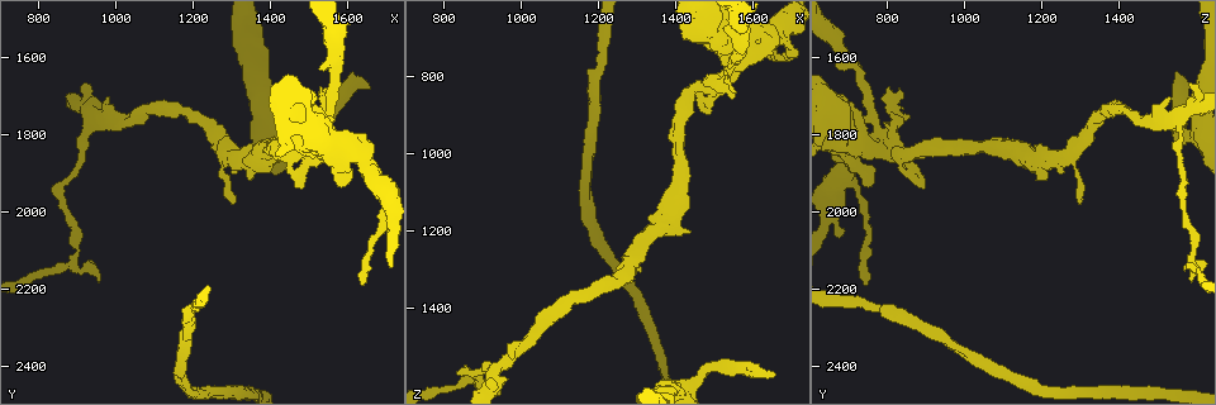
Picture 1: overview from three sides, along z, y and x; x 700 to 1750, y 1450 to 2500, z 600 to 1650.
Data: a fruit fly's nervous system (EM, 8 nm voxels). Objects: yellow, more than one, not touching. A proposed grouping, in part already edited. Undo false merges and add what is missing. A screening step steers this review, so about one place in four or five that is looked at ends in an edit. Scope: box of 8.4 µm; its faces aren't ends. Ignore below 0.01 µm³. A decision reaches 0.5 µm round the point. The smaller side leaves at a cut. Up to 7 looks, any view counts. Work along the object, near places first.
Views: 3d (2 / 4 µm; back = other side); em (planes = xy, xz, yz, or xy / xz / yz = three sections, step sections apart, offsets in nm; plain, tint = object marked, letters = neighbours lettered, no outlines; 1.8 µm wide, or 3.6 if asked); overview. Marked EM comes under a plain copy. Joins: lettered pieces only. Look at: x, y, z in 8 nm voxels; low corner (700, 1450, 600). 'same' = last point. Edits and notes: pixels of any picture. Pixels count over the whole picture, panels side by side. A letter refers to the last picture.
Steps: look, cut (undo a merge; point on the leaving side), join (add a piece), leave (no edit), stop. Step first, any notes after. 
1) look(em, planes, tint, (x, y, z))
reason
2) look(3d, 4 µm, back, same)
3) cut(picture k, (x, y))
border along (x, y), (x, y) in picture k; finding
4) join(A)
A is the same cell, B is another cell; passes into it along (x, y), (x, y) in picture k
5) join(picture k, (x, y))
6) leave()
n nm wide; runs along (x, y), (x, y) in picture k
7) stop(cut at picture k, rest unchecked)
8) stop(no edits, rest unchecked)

look(3d, 2 µm, back, (1545, 1685, 830))
free end

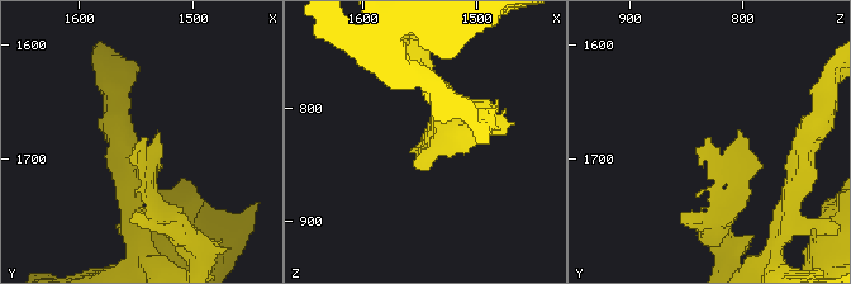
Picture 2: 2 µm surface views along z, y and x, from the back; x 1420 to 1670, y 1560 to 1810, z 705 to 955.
look(em, planes, letters, (1544, 1680, 830))
shape alone is not enough

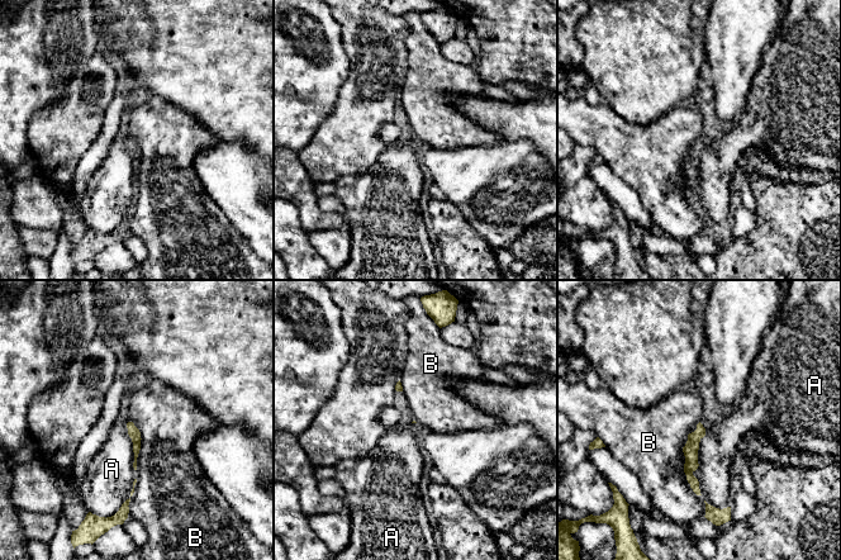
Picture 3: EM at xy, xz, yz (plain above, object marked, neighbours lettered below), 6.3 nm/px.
leave()
A touches over 420 nm; A and B are other cells; no lettered piece goes on from it

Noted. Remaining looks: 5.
look(3d, 4 µm, (1295, 1845, 1270))
sudden change in width

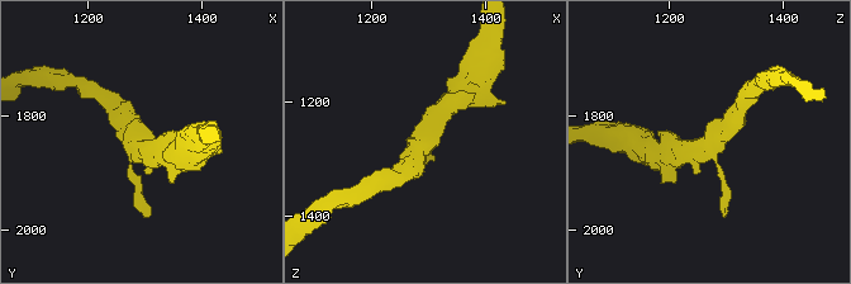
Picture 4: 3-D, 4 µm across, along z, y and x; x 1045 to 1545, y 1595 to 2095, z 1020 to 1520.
look(em, yz, step 8, tint, (1290, 1845, 1270))

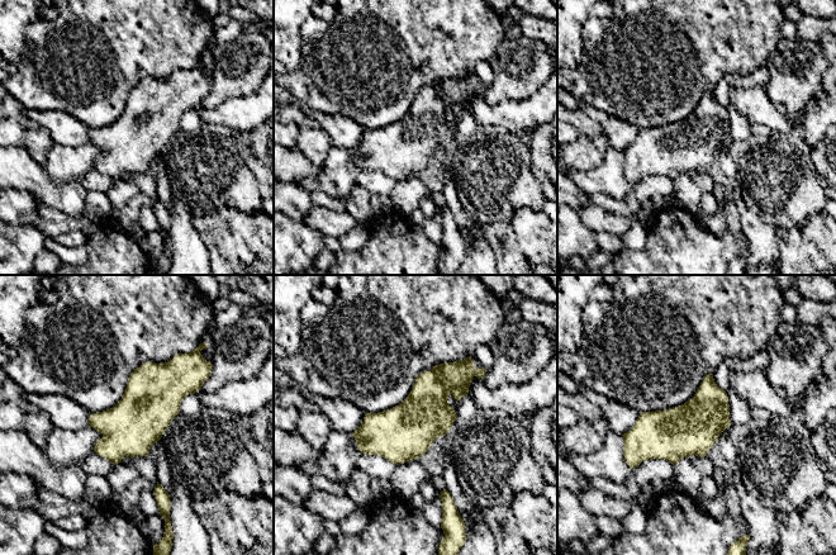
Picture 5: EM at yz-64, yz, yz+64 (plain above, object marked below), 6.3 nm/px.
look(em, planes, letters, same)
another direction

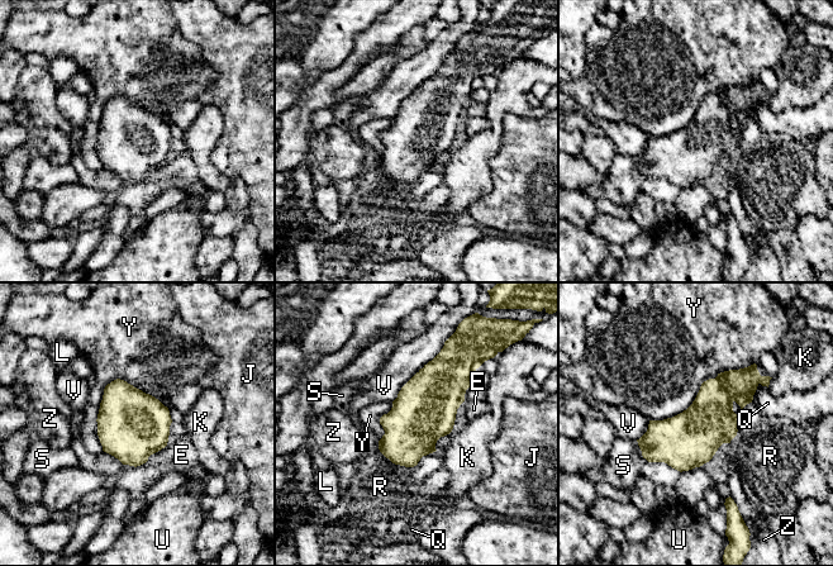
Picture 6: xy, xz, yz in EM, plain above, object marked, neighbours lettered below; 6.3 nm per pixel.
leave()
E, J, K, L, Q, R, S, U, V, Y and Z are other cells; border along (167, 408), (112, 380), (101, 450) in picture 6; all the same neuron

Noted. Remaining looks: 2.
look(em, planes, letters, (1655, 1675, 1575))

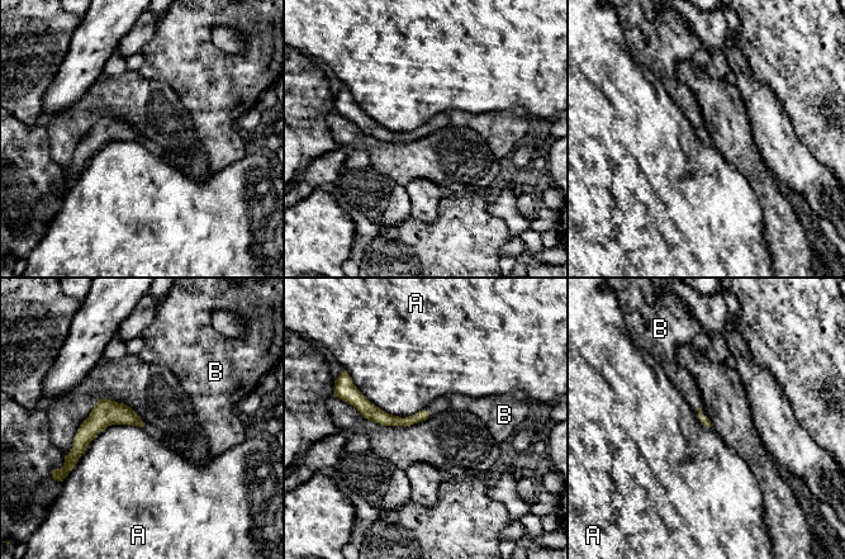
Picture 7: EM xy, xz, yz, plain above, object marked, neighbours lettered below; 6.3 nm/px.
join(B)
A touches over 550 nm; B is the same cell, A is another cell; passes into it along (706, 422), (698, 410), (680, 377) in picture 7; the neuron continues

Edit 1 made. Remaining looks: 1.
stop(join at picture 7, rest unchecked)

